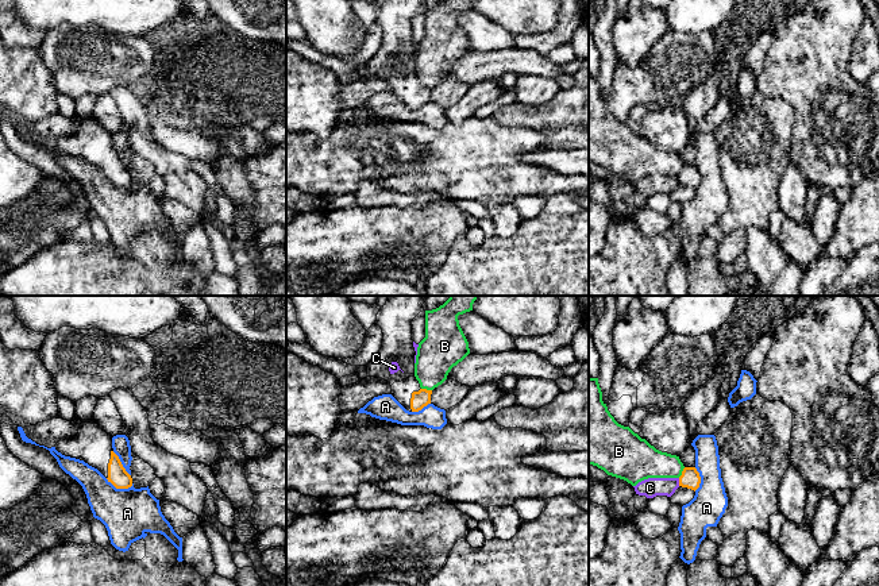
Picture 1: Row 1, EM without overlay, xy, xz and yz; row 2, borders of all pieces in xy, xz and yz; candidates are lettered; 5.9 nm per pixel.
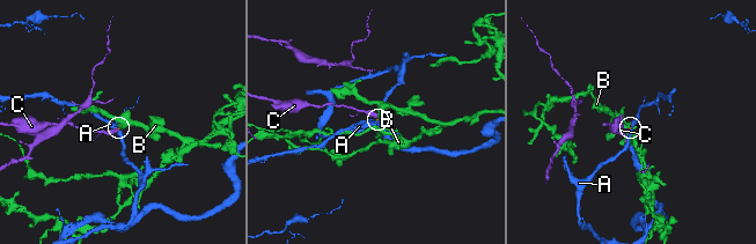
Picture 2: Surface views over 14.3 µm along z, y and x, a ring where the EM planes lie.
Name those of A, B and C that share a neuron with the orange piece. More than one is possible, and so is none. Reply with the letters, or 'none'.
none

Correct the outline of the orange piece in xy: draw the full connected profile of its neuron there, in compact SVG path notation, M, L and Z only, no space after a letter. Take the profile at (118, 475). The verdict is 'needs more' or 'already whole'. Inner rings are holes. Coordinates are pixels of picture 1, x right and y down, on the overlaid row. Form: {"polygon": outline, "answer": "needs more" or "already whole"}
{"polygon": "M76 419L74 423L78 427L78 433L61 439L55 444L55 450L97 469L116 489L131 487L132 478L113 452L112 436L101 429L93 419Z", "answer": "needs more"}

